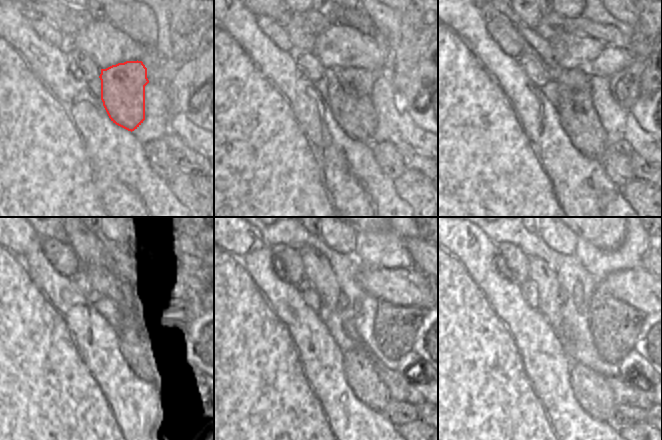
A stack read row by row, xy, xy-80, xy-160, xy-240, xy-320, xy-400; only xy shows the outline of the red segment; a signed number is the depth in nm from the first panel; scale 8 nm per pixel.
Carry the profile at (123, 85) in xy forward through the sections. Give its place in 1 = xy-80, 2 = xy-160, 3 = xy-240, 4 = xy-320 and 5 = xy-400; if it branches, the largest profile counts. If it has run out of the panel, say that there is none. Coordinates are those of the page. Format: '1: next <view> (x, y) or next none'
1: next xy-80 (349, 98)
2: next xy-160 (578, 117)
3: next xy-240 (139, 371)
4: next xy-320 (361, 372)
5: next xy-400 (592, 391)

